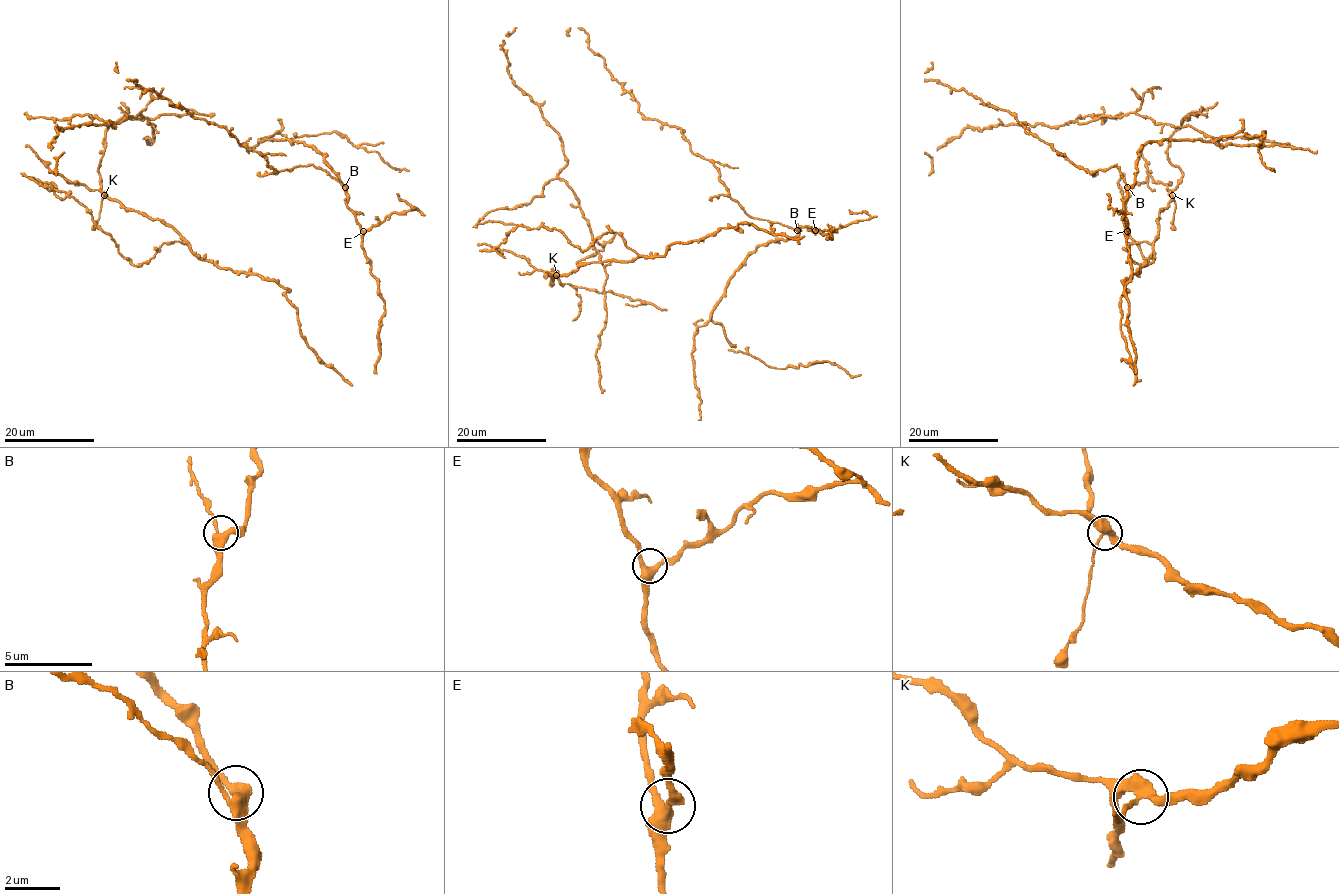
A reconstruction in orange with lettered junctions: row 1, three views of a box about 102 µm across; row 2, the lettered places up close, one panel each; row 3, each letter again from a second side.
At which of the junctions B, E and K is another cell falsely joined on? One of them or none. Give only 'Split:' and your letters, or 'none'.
Split: K

